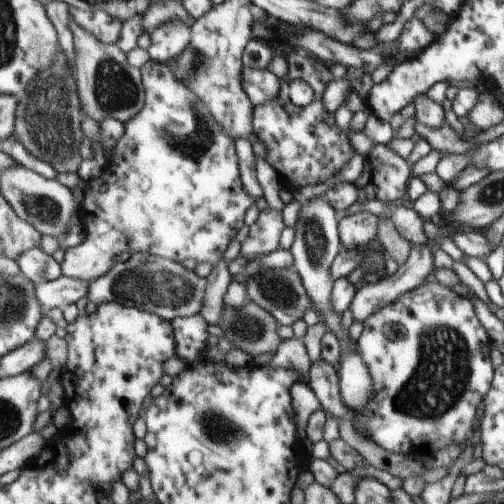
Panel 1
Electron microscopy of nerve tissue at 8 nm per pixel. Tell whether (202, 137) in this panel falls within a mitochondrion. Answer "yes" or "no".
yes

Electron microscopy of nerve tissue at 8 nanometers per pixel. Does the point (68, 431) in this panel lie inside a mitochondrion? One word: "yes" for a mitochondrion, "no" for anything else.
no

